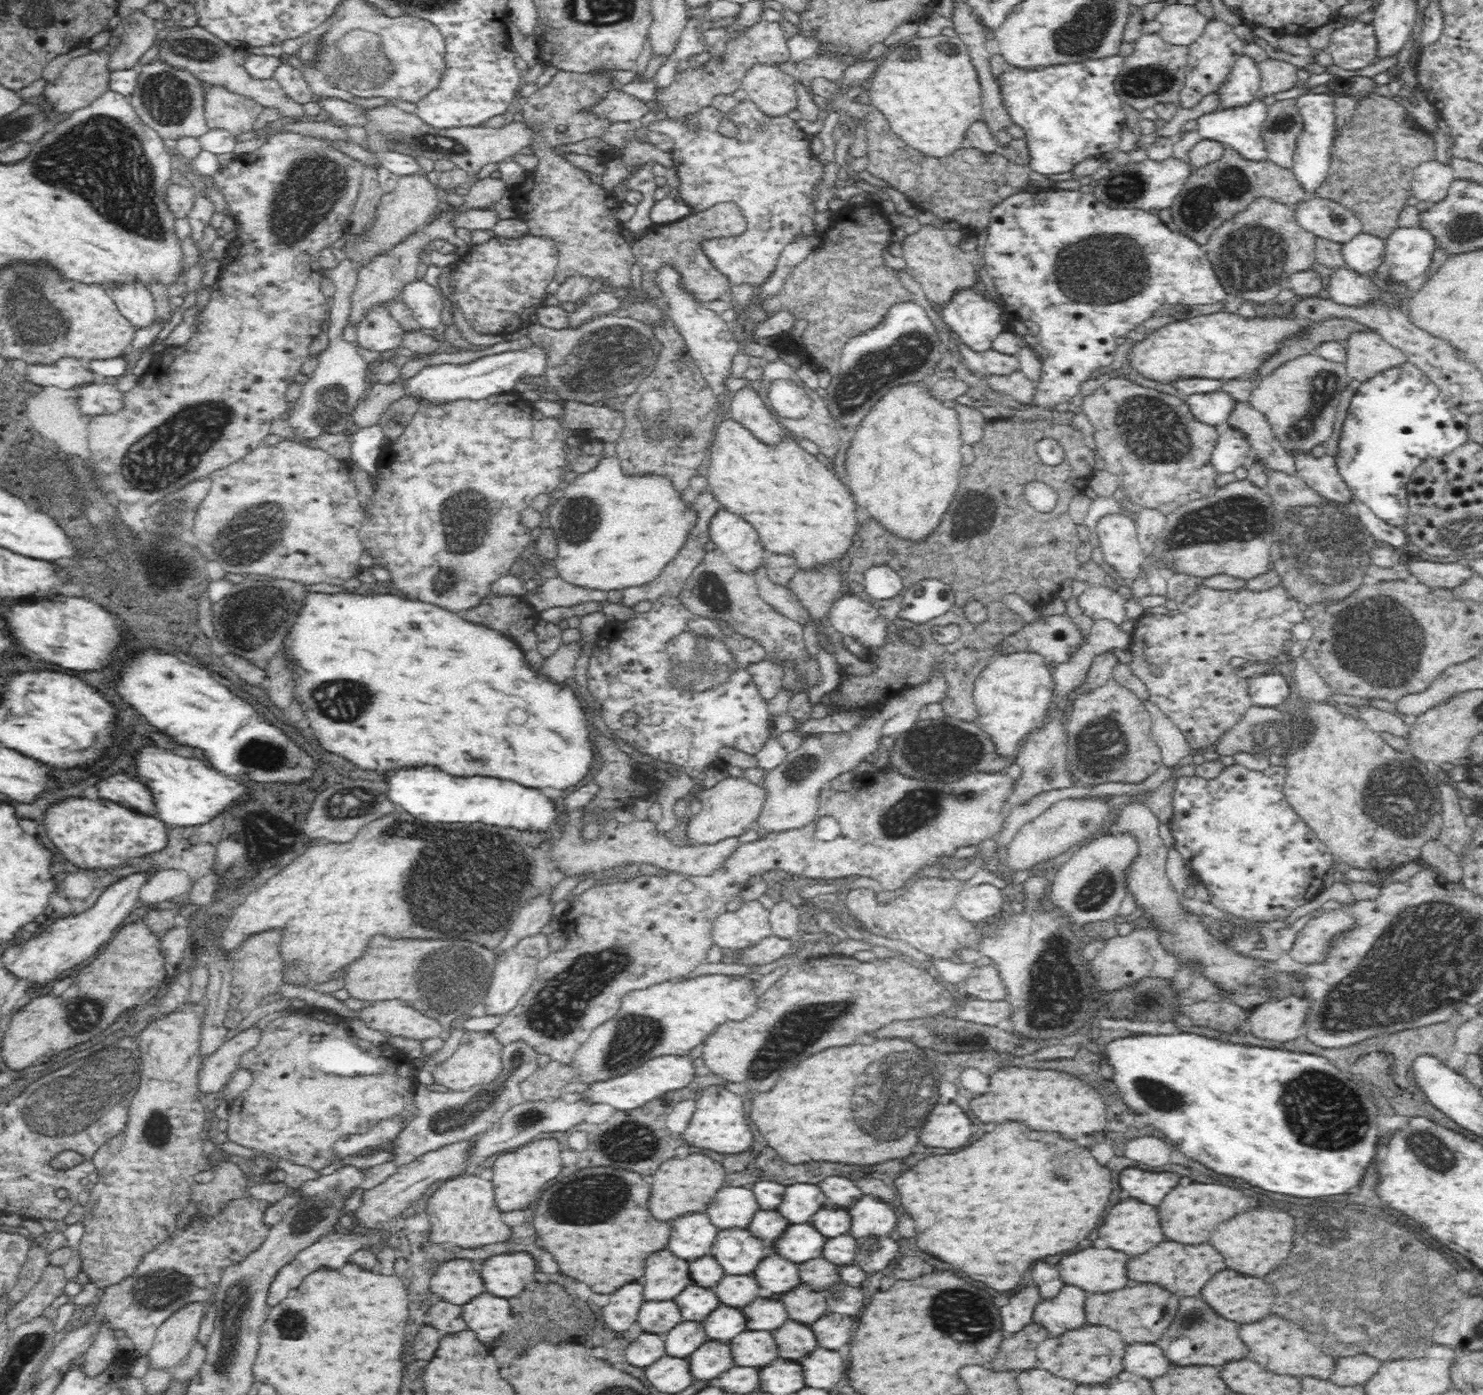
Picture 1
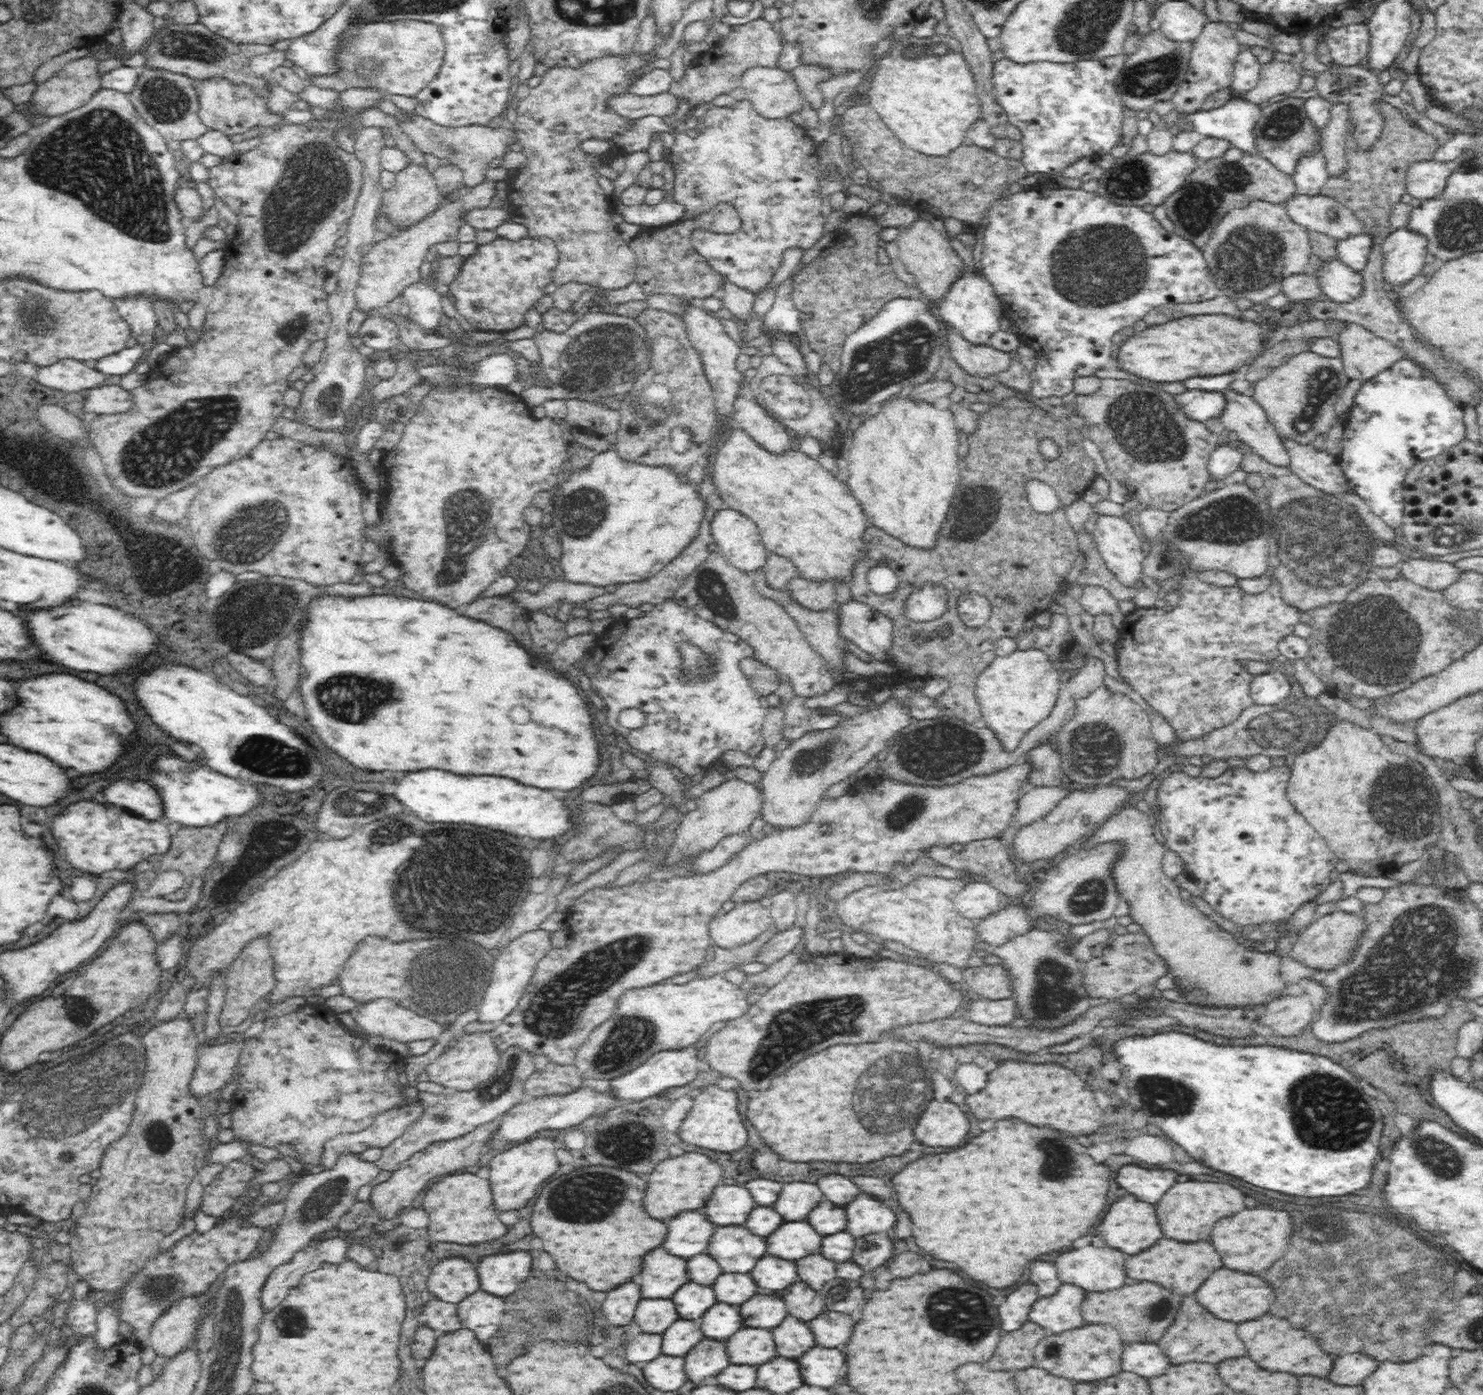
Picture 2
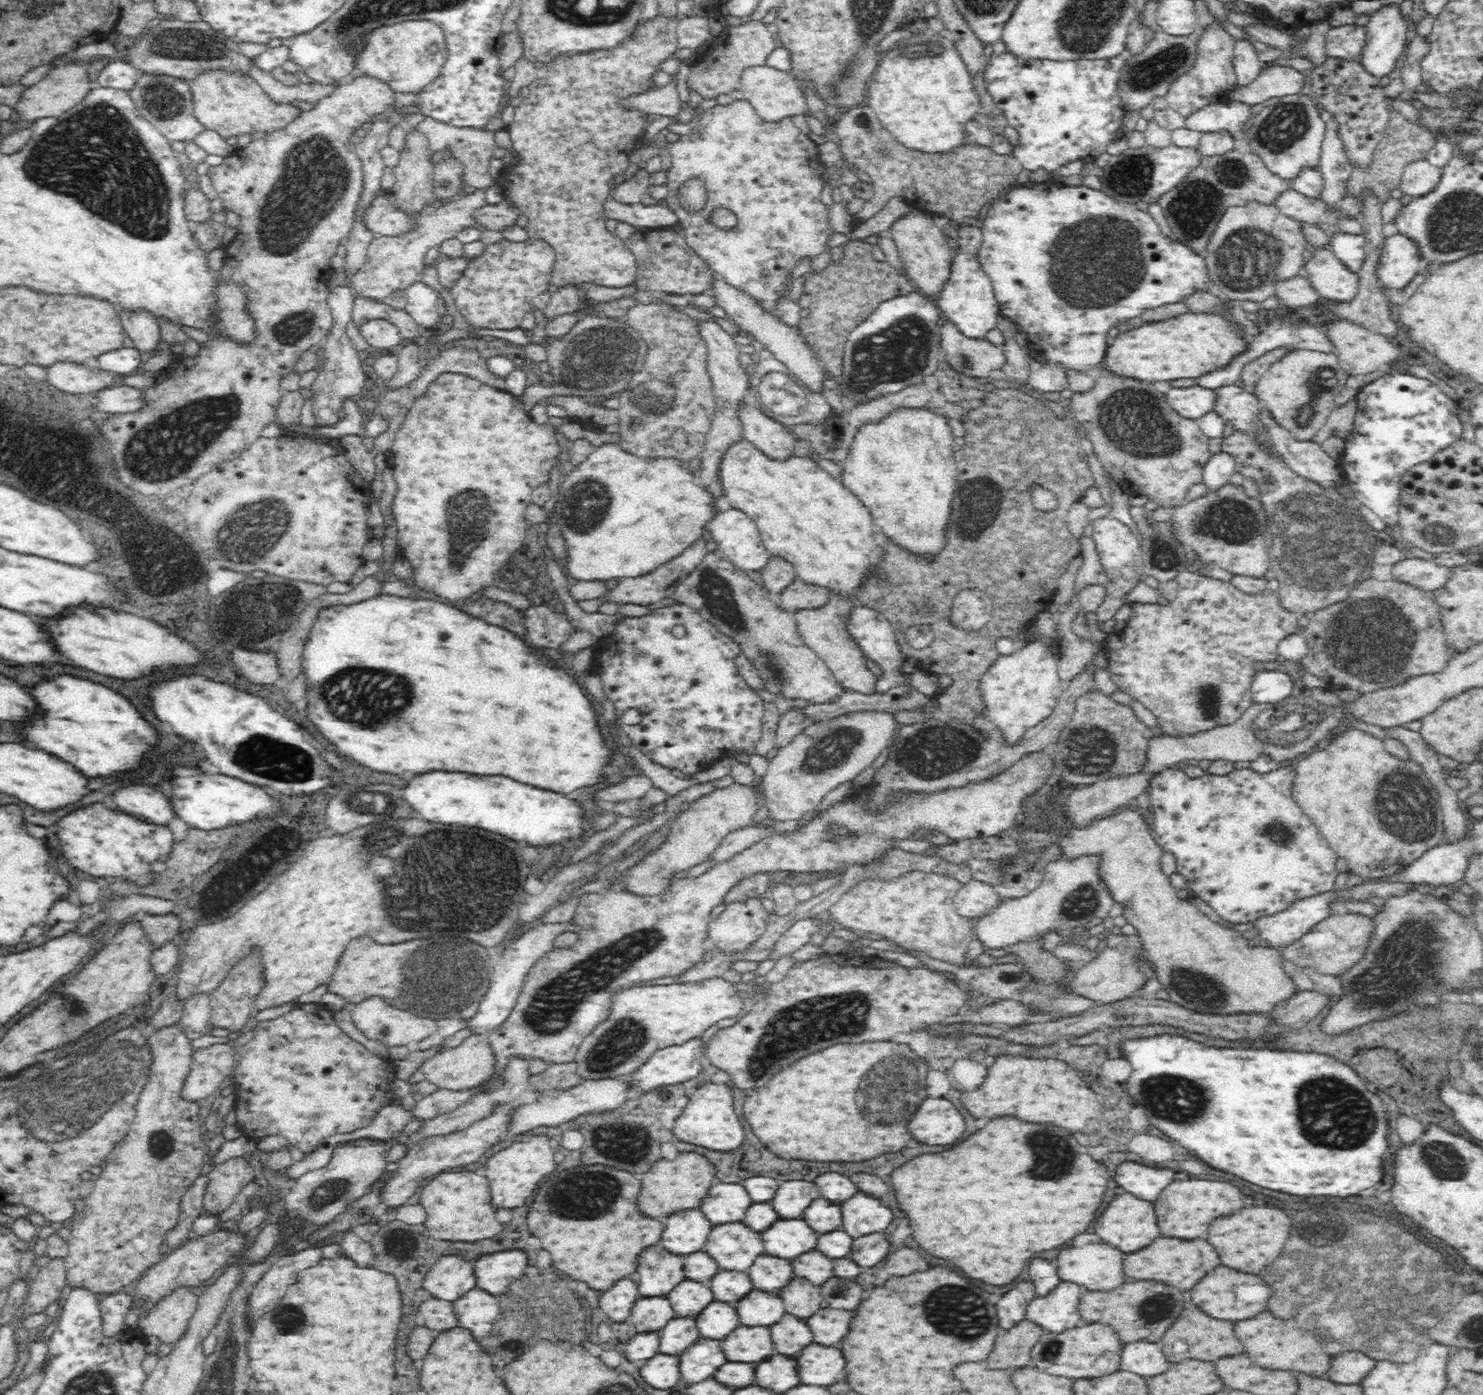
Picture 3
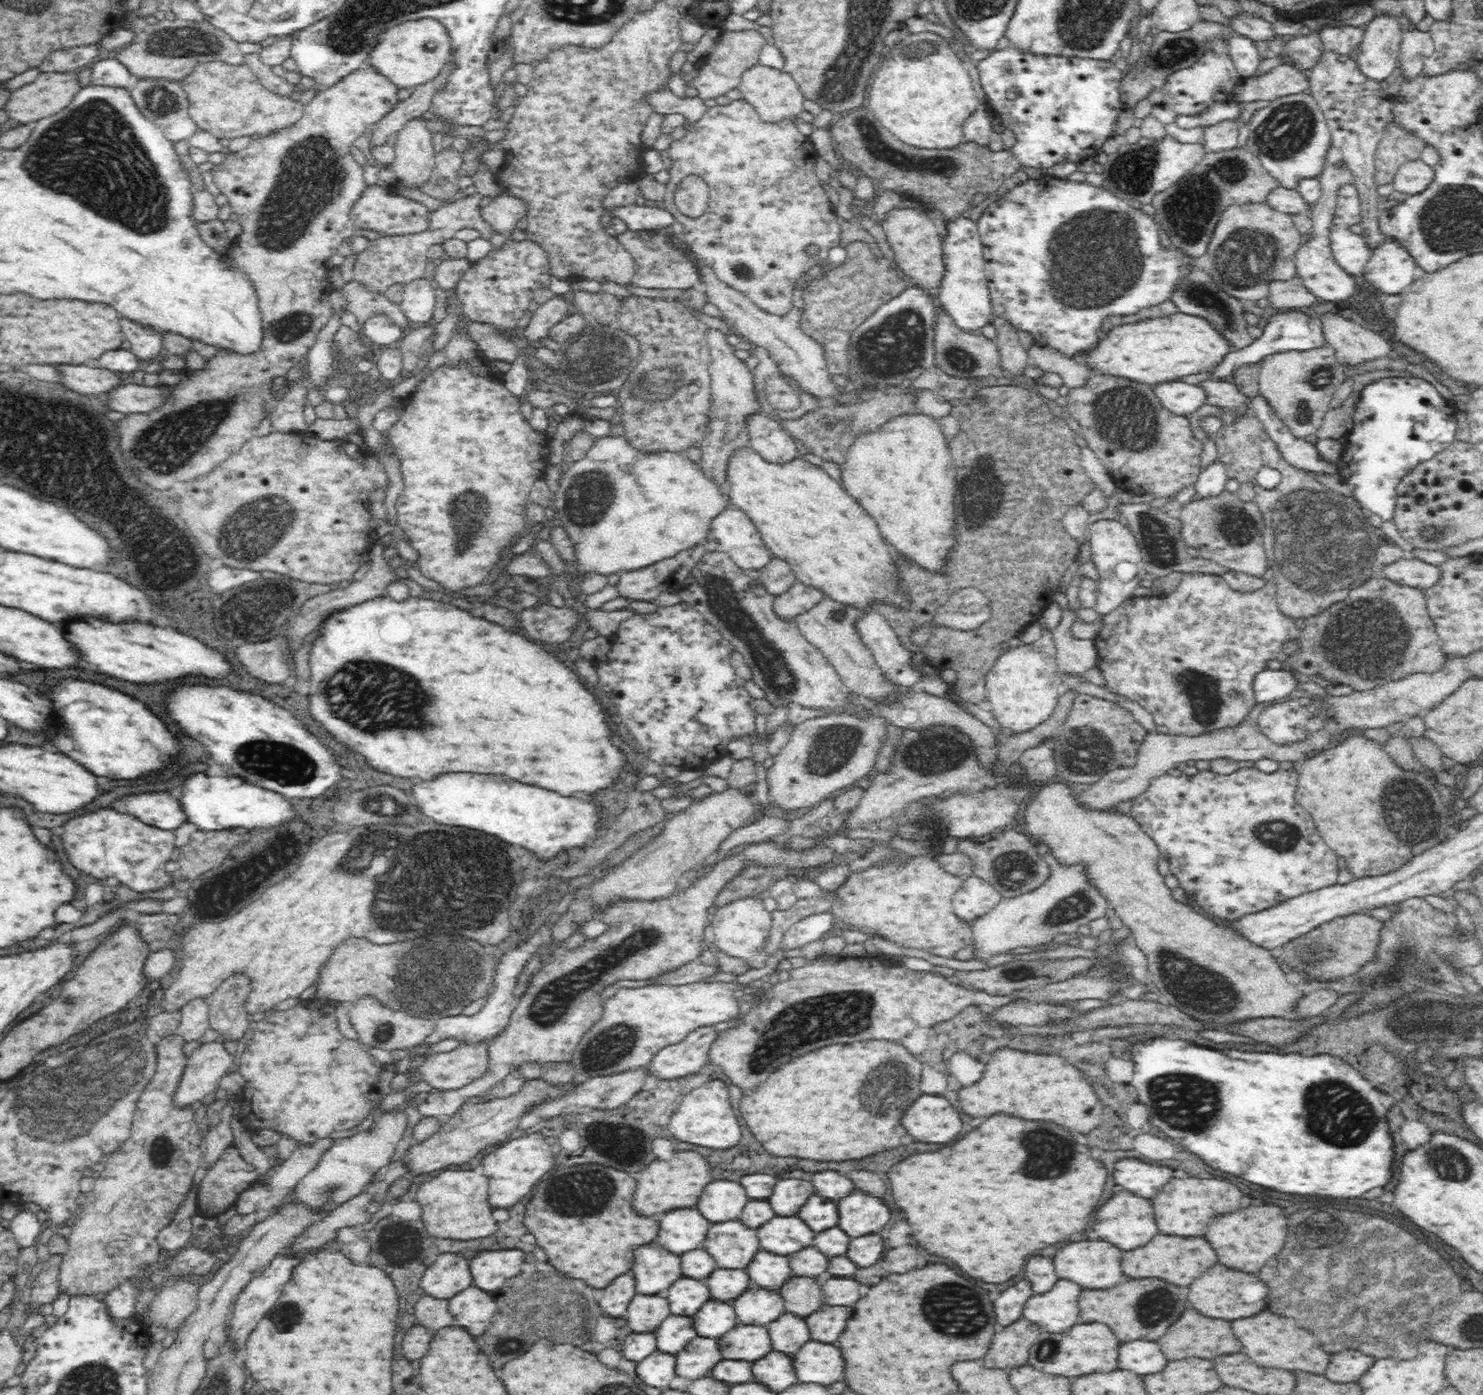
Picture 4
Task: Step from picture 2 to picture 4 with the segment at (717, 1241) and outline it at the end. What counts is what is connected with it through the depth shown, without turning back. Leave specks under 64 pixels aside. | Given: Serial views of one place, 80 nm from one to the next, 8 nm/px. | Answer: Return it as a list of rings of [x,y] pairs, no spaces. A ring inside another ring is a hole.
[[[729,1220],[722,1223],[712,1223],[707,1232],[706,1240],[703,1240],[704,1250],[712,1257],[720,1269],[730,1271],[745,1270],[754,1258],[754,1255],[761,1250],[758,1231],[748,1228],[740,1220]]]

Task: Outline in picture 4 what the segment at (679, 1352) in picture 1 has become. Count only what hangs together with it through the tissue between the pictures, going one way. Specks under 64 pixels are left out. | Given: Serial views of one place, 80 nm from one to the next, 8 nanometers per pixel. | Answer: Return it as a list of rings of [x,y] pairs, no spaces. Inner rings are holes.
[[[670,1315],[655,1330],[657,1350],[678,1354],[693,1338],[698,1337],[692,1317]]]

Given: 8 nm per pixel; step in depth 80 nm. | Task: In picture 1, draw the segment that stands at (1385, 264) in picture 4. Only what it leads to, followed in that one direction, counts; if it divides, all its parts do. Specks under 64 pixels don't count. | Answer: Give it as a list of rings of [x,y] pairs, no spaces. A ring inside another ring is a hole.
[[[1422,227],[1398,228],[1386,238],[1386,242],[1384,262],[1394,282],[1406,282],[1424,274],[1430,268],[1432,256],[1439,247],[1437,238]]]

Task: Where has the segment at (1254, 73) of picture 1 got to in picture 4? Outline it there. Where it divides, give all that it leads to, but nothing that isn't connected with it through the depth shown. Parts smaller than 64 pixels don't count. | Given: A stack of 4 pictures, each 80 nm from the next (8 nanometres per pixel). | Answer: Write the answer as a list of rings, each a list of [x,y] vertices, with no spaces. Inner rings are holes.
[[[1233,34],[1228,39],[1228,47],[1230,47],[1230,58],[1233,65],[1238,71],[1240,79],[1252,78],[1256,76],[1258,66],[1260,66],[1260,57],[1254,41],[1240,34]]]

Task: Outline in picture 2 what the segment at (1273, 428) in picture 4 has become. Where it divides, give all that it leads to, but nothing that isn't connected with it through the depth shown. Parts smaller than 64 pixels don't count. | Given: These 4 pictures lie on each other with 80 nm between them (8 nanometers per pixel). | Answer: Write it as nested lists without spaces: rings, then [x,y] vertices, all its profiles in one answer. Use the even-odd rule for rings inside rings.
[[[1280,438],[1290,455],[1290,469],[1306,484],[1330,496],[1344,496],[1351,491],[1338,464],[1338,457],[1317,449],[1312,444],[1298,444],[1290,438]]]

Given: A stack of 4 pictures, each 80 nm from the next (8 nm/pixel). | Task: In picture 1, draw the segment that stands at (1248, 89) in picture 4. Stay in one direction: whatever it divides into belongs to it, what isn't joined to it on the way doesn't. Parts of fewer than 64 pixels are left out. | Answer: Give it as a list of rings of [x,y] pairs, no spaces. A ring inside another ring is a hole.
[[[1272,56],[1262,60],[1262,62],[1257,62],[1257,67],[1262,79],[1260,92],[1258,92],[1260,99],[1263,96],[1274,95],[1294,88],[1299,80],[1297,68],[1294,65],[1284,60],[1276,60]]]

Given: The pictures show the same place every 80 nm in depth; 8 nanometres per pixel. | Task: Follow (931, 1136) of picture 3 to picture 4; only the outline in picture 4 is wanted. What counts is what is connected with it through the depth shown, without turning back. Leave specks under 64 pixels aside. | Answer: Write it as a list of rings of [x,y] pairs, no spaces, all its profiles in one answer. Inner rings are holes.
[[[922,1096],[902,1118],[904,1128],[926,1144],[948,1144],[962,1132],[962,1120],[945,1098]]]

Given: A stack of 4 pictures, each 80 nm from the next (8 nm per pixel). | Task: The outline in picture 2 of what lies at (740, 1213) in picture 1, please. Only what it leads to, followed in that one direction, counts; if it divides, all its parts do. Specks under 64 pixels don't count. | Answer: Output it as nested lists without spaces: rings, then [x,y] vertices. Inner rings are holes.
[[[743,1184],[718,1185],[701,1211],[717,1227],[737,1227],[745,1224],[756,1207],[754,1197]]]

